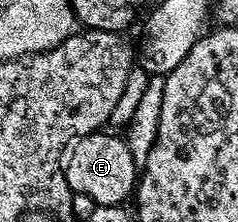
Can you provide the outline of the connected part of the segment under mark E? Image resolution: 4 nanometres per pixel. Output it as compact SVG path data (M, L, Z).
M107 132L87 134L70 147L69 153L65 158L67 183L72 194L89 196L89 200L93 200L96 206L123 206L126 203L126 198L128 201L135 192L137 185L137 159L134 154L129 152L126 141L120 135L118 138L115 134L103 133Z

